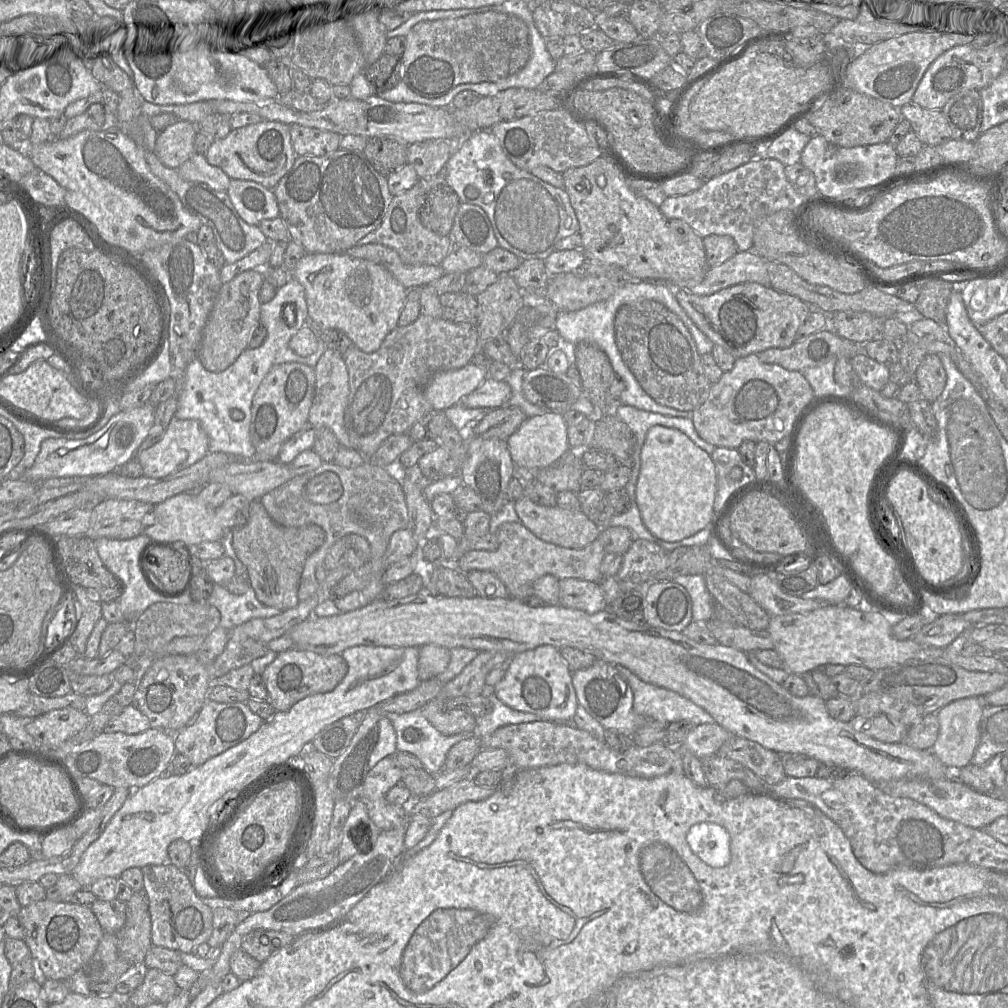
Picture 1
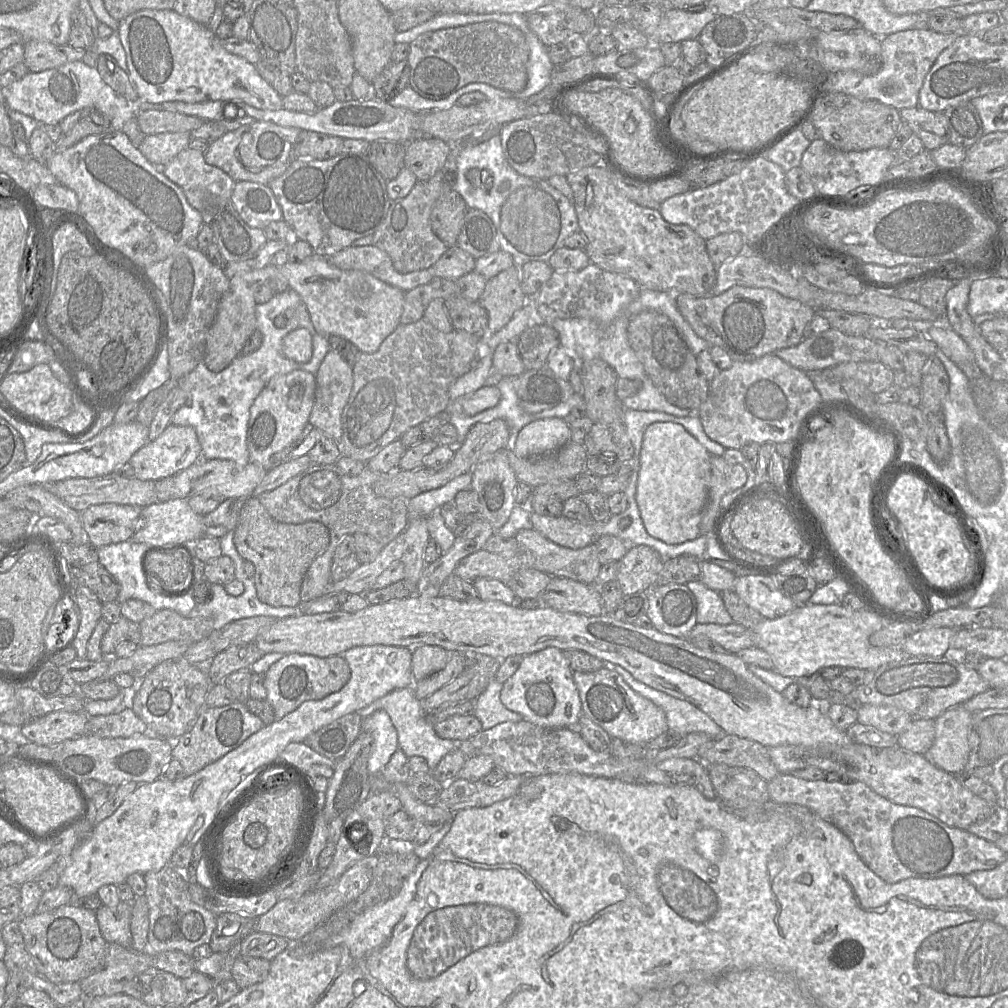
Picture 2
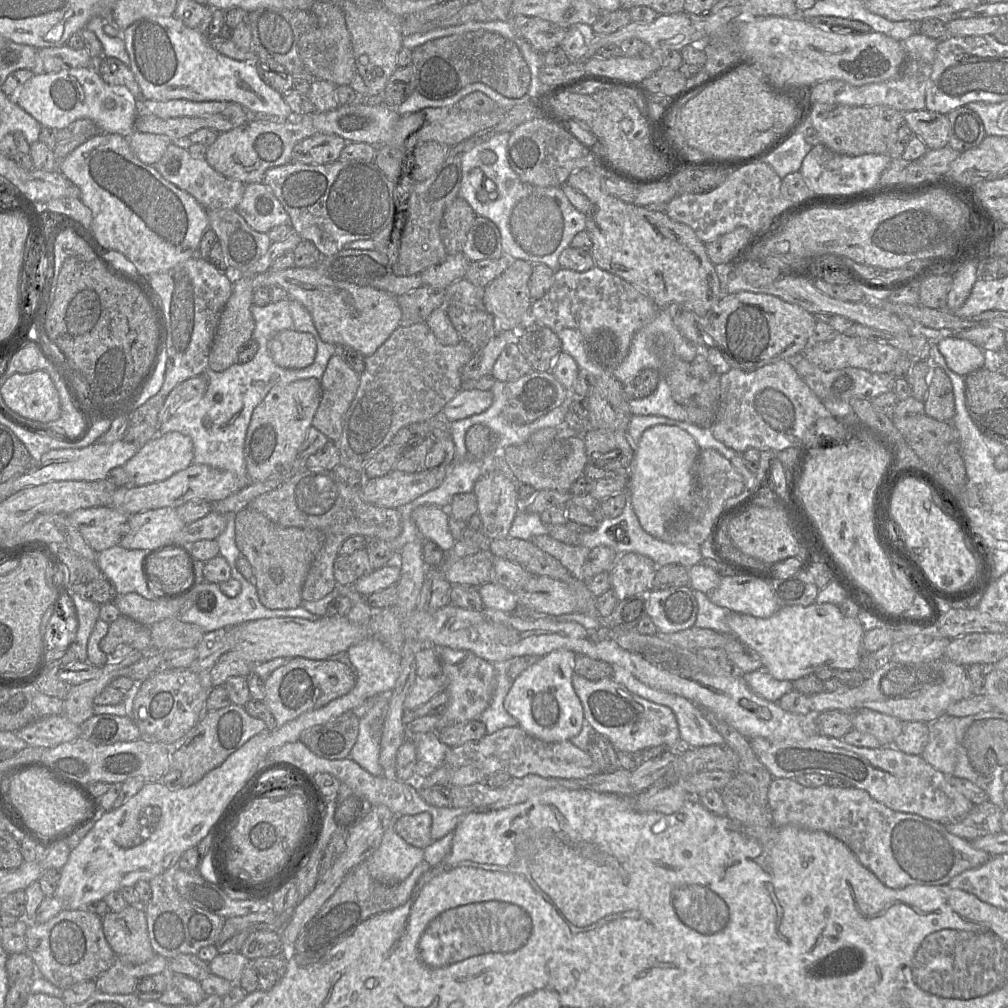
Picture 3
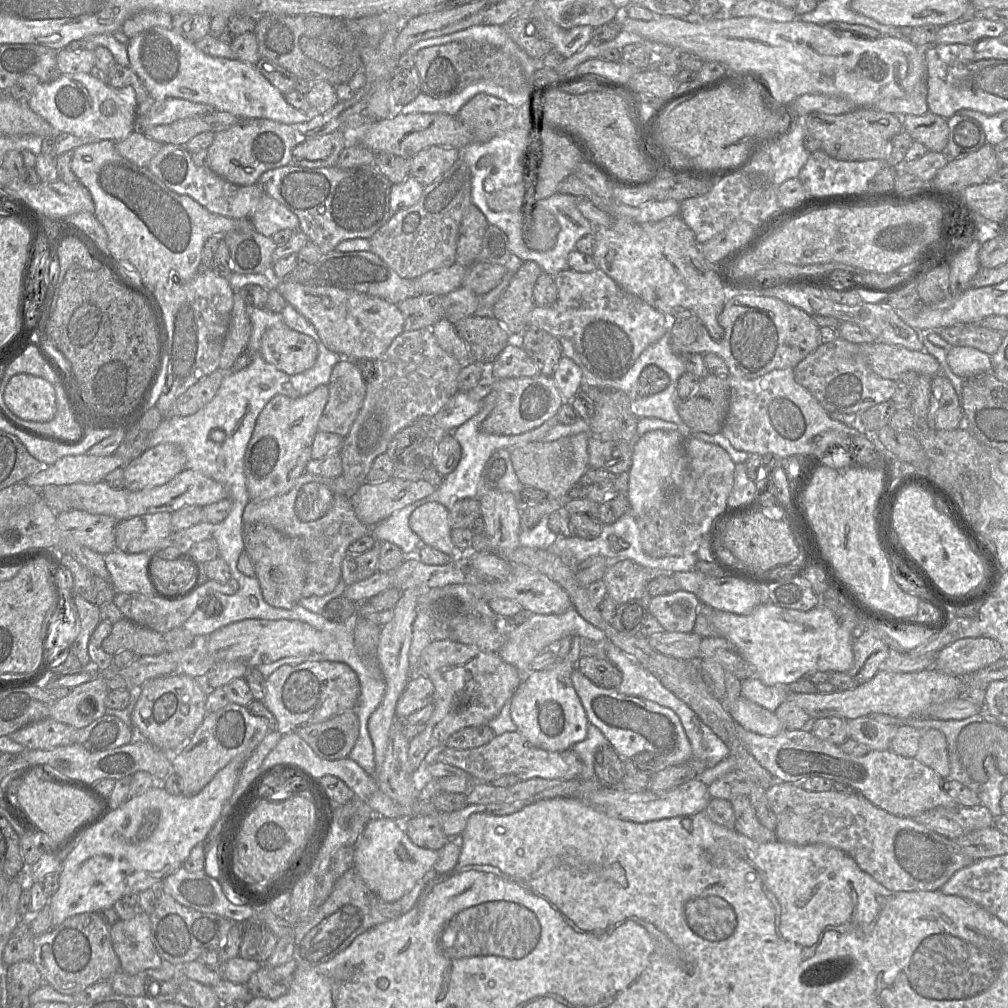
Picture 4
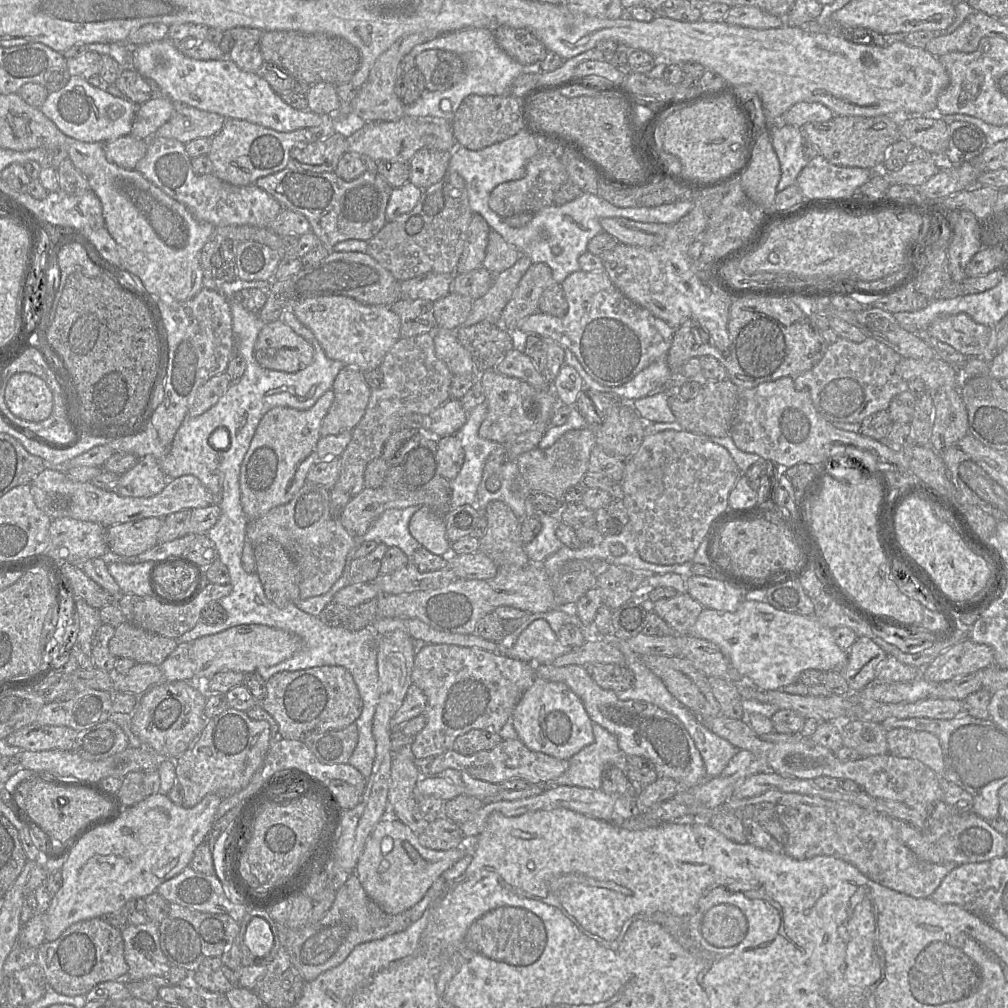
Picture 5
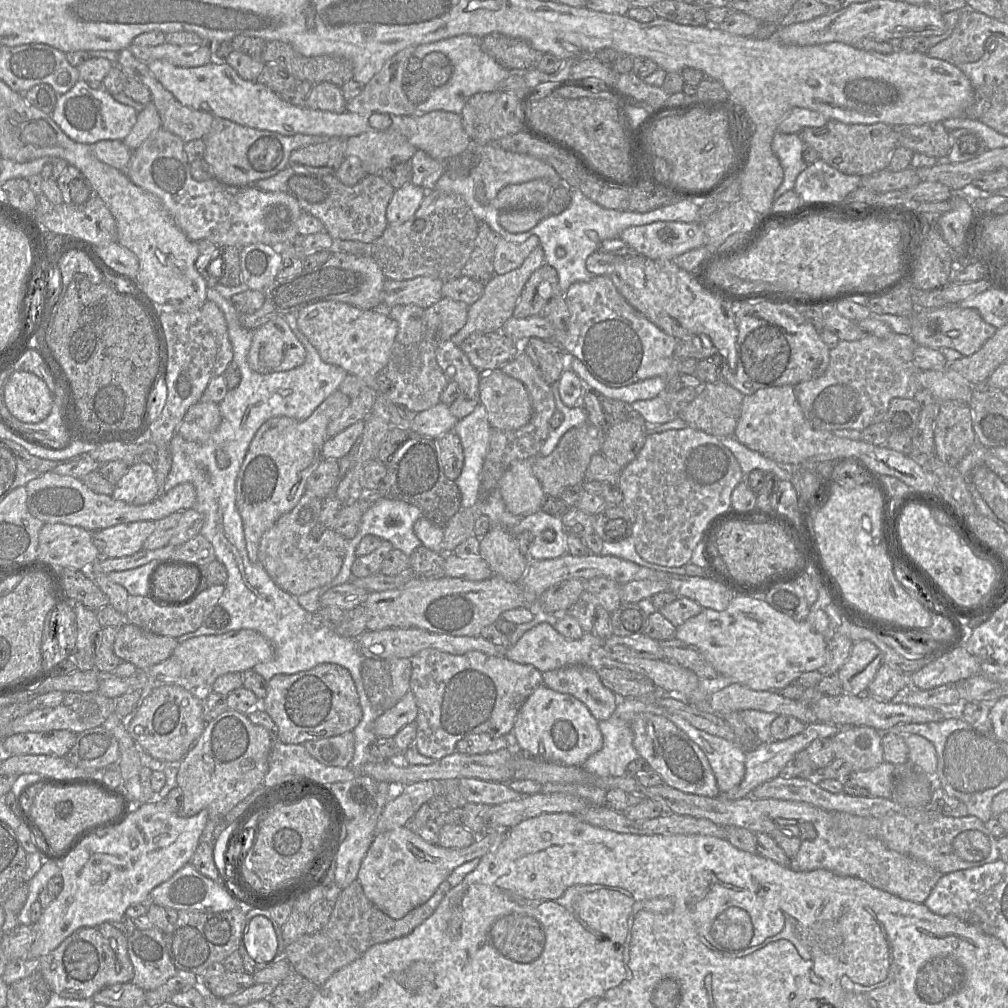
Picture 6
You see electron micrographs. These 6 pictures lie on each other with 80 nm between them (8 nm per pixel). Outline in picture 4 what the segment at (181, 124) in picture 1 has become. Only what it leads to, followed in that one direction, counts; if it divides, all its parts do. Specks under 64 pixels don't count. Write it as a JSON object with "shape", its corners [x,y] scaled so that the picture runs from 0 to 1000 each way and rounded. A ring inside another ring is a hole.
{"shape":[[[132,130],[124,138],[114,142],[116,151],[138,166],[146,166],[149,159],[158,151],[162,144],[138,130]]]}

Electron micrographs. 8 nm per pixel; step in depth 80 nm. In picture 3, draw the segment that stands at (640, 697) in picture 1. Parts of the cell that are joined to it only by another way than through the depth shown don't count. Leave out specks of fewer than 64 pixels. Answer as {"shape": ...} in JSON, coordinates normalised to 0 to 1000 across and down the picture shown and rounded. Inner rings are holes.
{"shape":[[[607,659],[606,661],[608,673],[611,677],[644,695],[664,701],[669,706],[678,742],[717,740],[719,738],[717,731],[697,709],[696,703],[688,696],[639,679],[615,660]]]}

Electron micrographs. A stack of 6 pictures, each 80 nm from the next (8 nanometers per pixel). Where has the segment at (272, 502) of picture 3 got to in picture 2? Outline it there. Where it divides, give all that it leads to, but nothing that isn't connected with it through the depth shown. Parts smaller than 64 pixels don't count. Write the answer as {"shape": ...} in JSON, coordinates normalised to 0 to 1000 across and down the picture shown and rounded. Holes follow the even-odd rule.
{"shape":[[[311,460],[303,467],[286,476],[272,486],[256,492],[266,509],[280,519],[300,520],[305,517],[320,519],[327,528],[324,545],[313,553],[305,565],[299,581],[299,597],[318,592],[328,576],[328,561],[331,548],[343,531],[358,528],[372,534],[380,542],[386,540],[405,522],[404,496],[400,493],[382,494],[375,492],[371,481],[380,468],[362,464],[356,471],[340,469],[332,460]]]}

